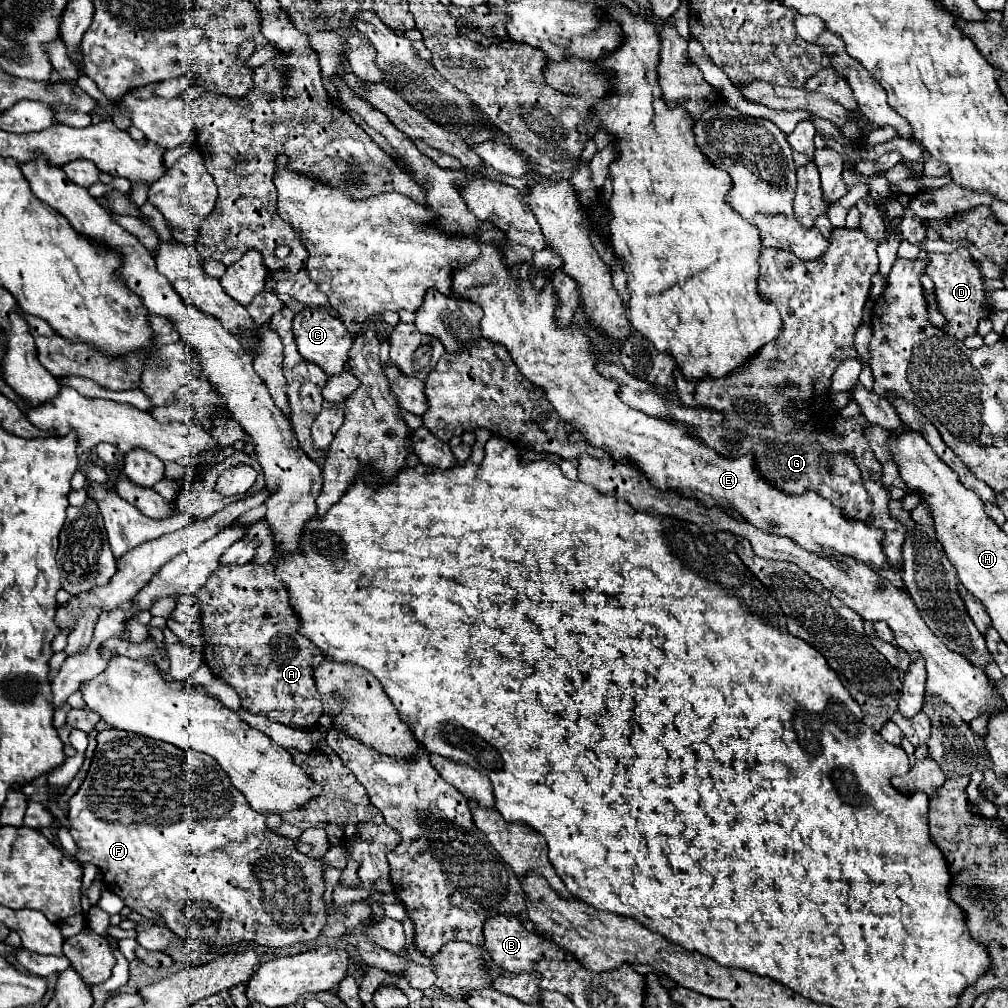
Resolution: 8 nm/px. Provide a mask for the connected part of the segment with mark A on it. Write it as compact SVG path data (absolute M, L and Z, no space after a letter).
M246 564L246 566L224 566L224 568L218 568L214 572L214 576L202 586L202 590L198 590L198 600L200 600L200 612L202 612L202 636L204 636L204 660L208 664L208 668L212 670L212 674L226 682L228 686L232 686L240 700L242 700L242 708L250 714L256 714L256 716L266 716L268 720L276 720L280 724L286 724L290 728L300 728L300 730L316 730L316 724L322 716L322 704L318 700L318 690L316 690L316 684L314 684L314 666L316 664L322 664L326 658L324 654L314 648L314 644L310 644L310 640L302 638L302 634L298 632L298 618L294 614L294 610L290 608L288 604L288 596L286 596L286 590L282 588L282 584L278 584L270 564Z

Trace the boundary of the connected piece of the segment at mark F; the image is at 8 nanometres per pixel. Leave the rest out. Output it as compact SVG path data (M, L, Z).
M104 730L96 736L98 746L90 764L90 770L86 774L86 780L78 788L78 792L68 800L68 822L70 822L70 834L78 846L78 862L90 862L100 868L104 884L124 900L128 908L134 910L148 910L166 922L170 930L174 930L182 938L198 938L198 940L208 940L216 948L236 944L236 942L254 942L270 948L282 948L282 946L292 946L292 944L302 944L302 942L312 942L320 936L324 924L326 924L326 906L322 902L322 894L326 890L324 884L324 862L310 858L308 854L300 854L296 848L296 840L288 836L280 836L272 832L266 826L266 816L250 810L246 804L246 798L232 786L230 778L226 772L220 768L220 764L202 752L196 750L184 750L168 742L160 742L148 736L140 736L134 732L122 732L122 730Z

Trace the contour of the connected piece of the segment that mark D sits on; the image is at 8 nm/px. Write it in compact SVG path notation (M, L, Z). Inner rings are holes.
M960 246L958 250L950 254L928 254L930 264L926 268L926 274L936 284L936 302L940 306L940 312L946 316L948 324L942 328L948 334L956 336L958 340L964 340L966 336L976 334L976 322L988 314L990 308L986 308L986 292L980 280L980 272L972 262L970 252L966 246Z

